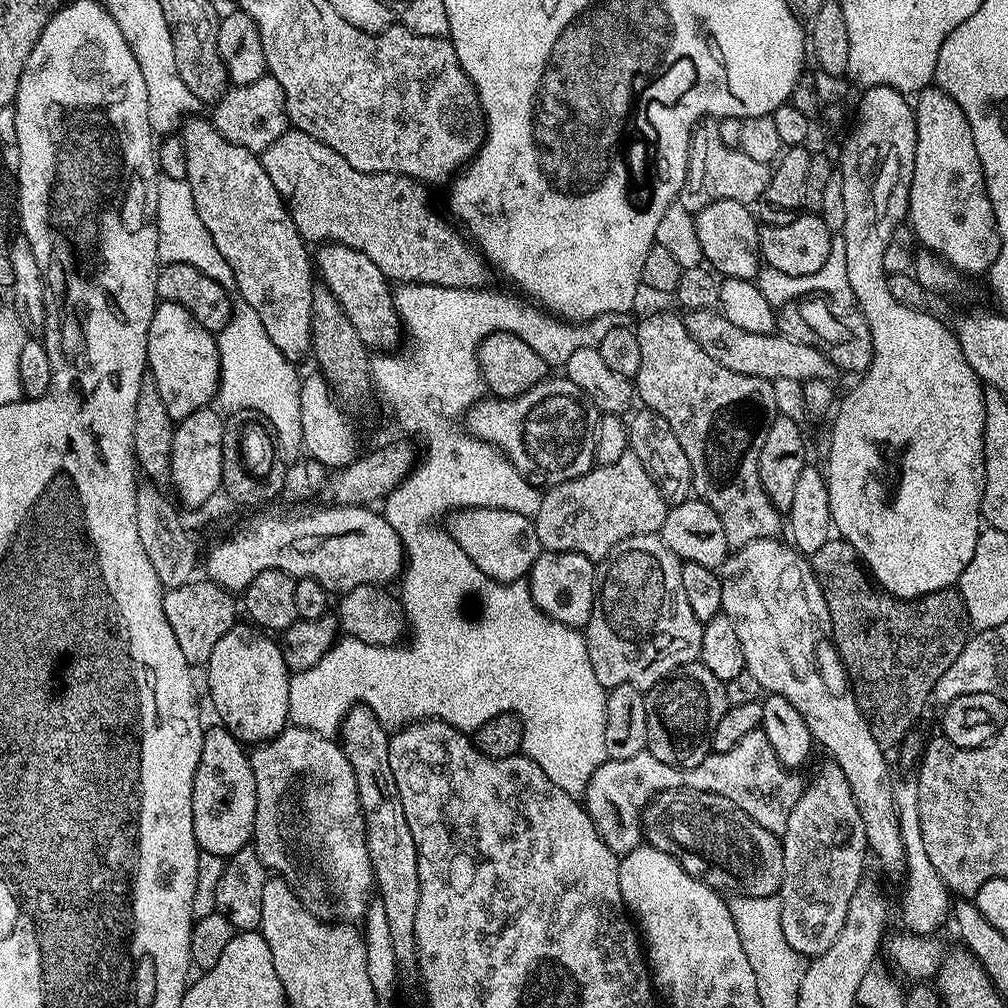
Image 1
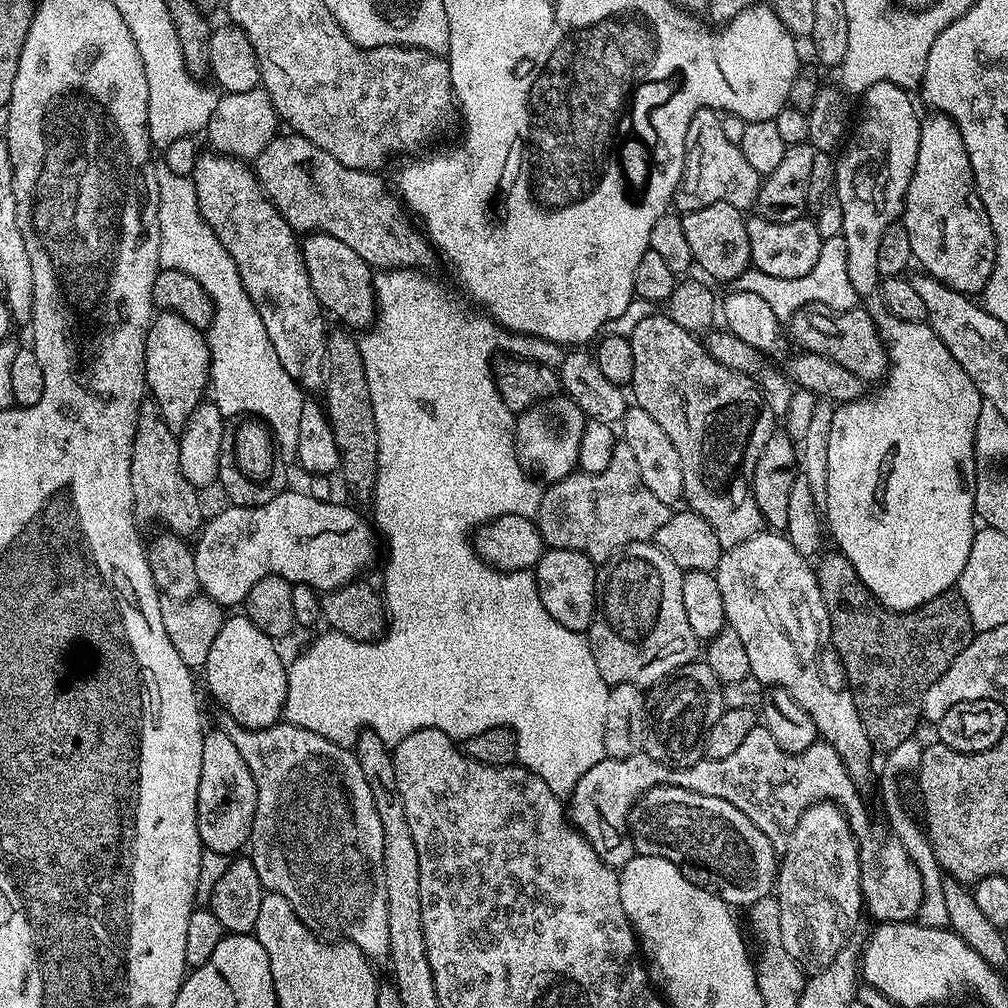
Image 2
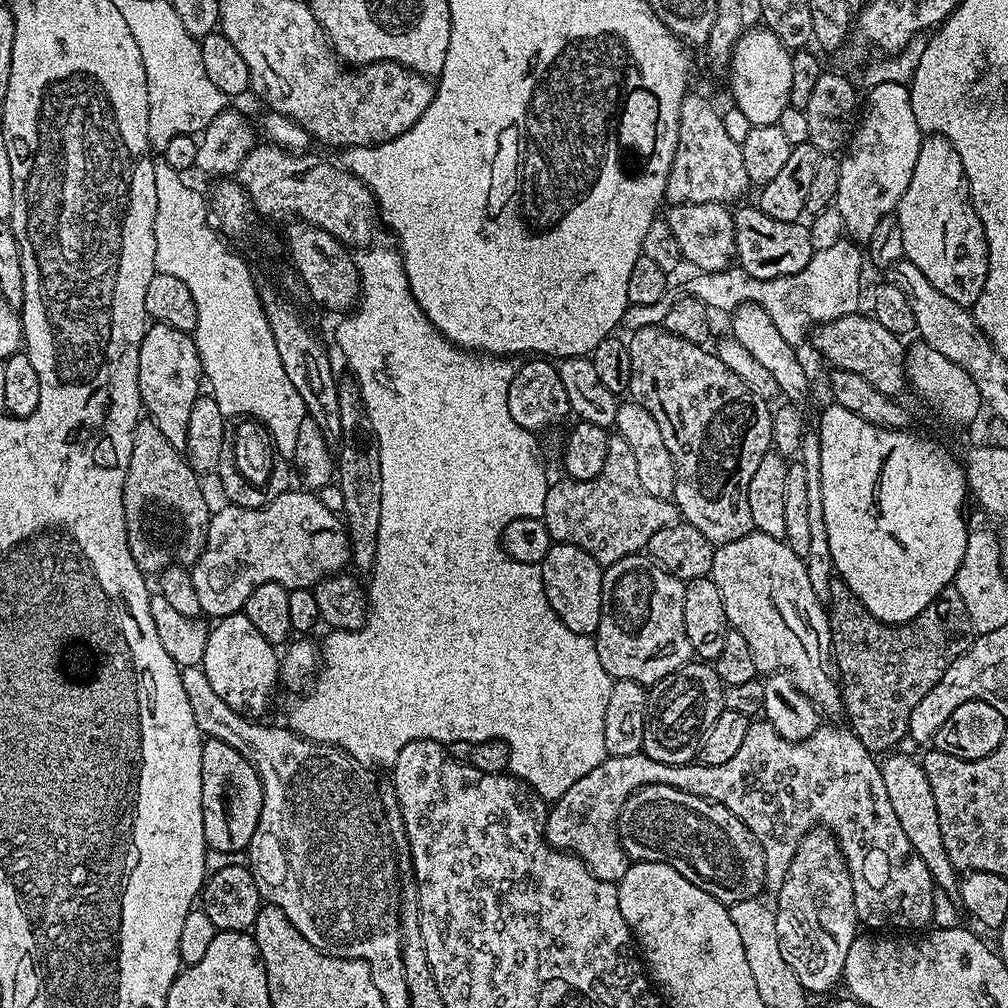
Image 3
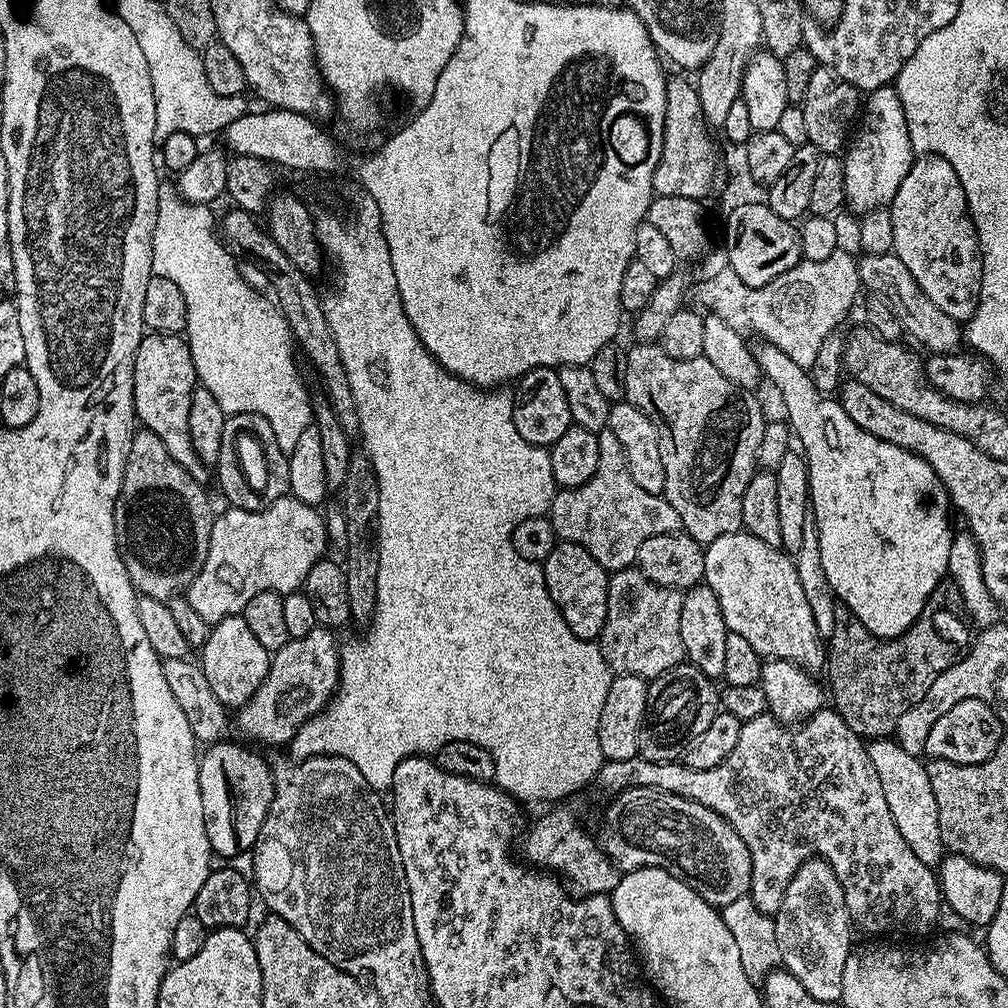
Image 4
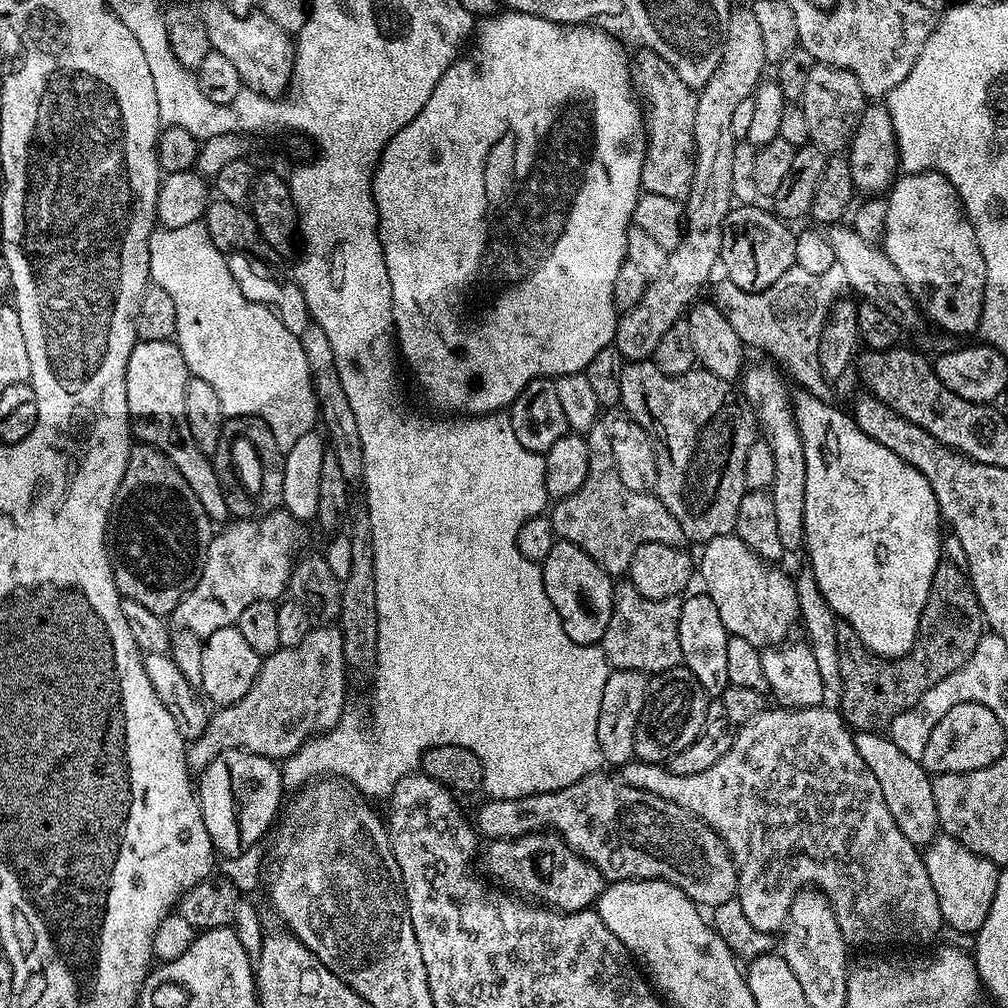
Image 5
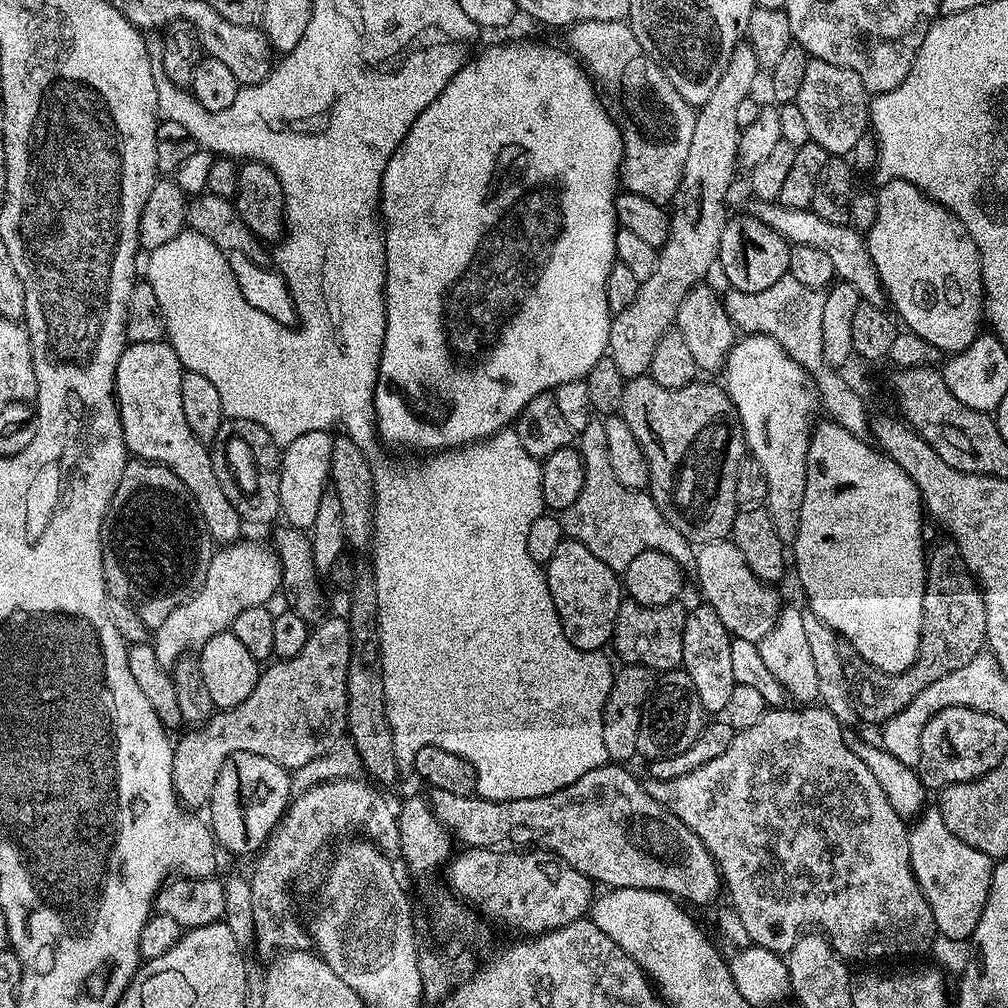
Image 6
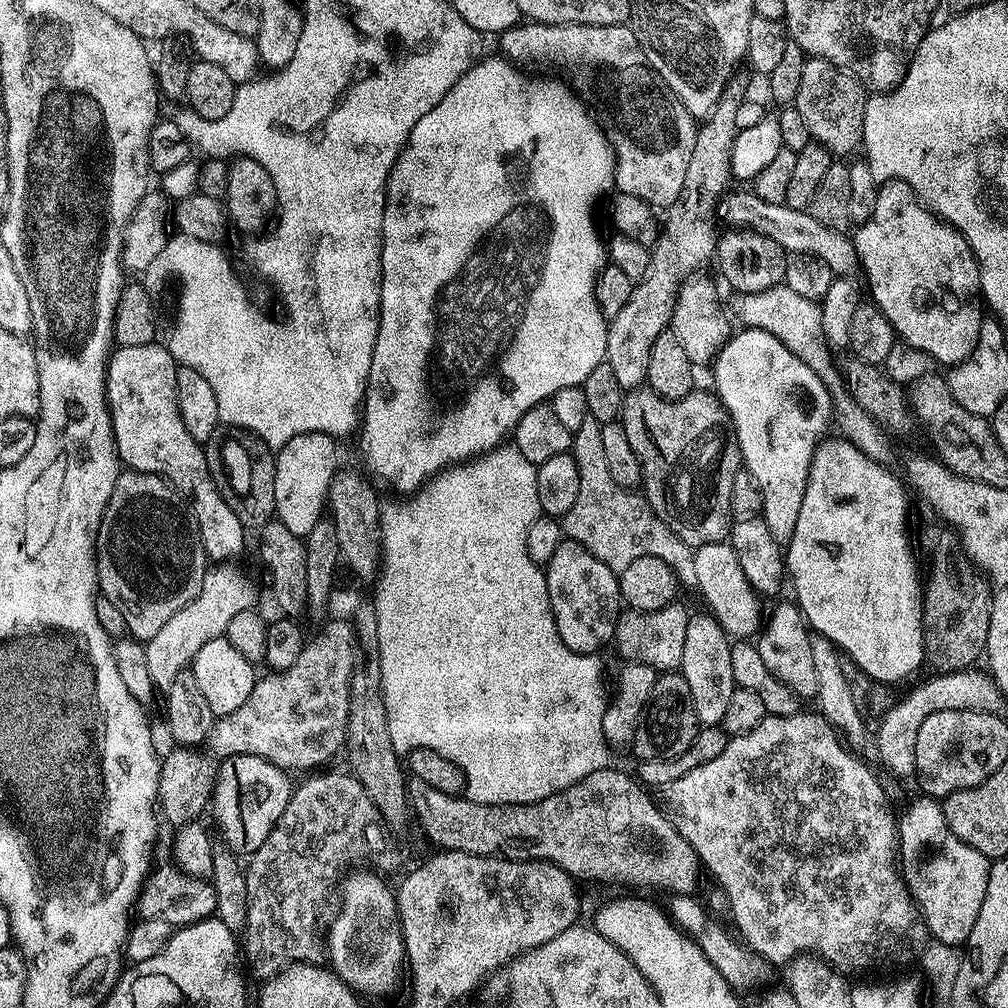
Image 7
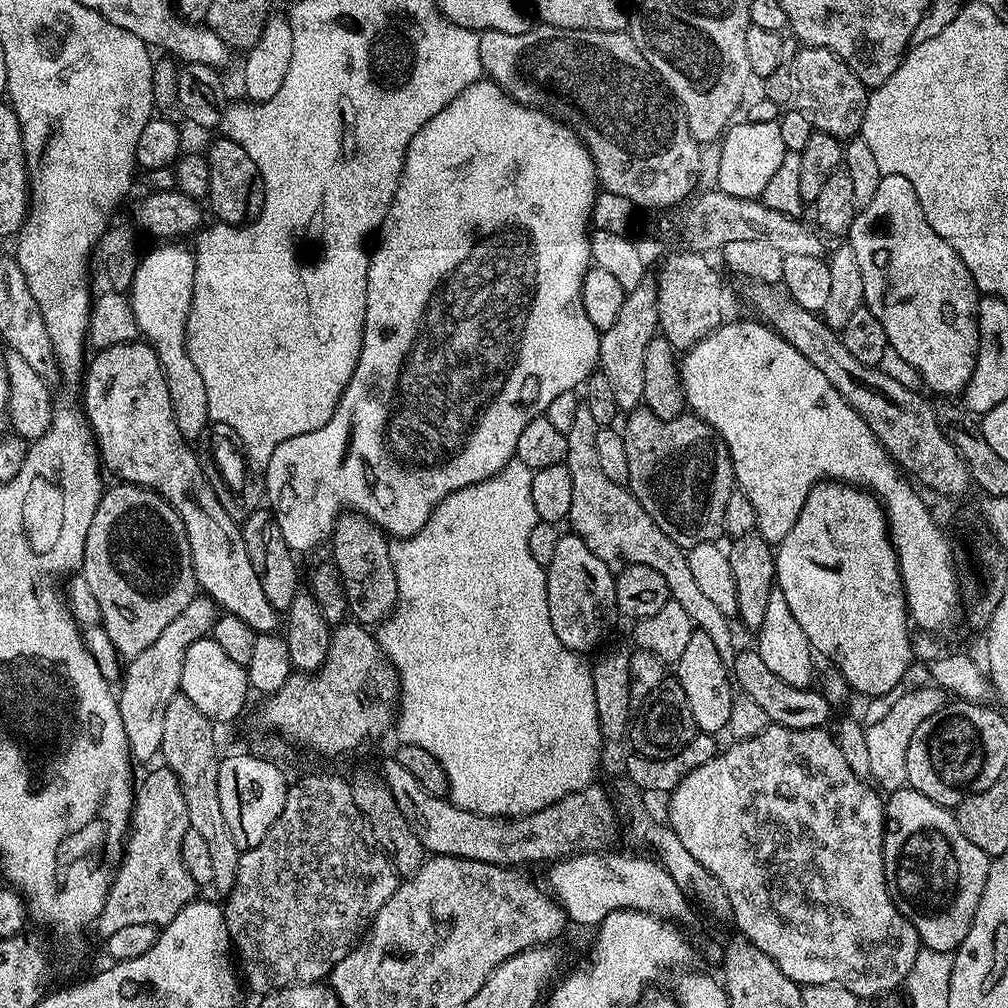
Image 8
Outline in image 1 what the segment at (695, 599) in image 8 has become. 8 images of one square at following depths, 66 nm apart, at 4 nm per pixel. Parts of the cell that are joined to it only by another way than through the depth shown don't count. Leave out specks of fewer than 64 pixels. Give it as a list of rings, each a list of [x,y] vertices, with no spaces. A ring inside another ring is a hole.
[[[629,450],[618,462],[594,466],[570,482],[547,489],[534,523],[543,551],[577,552],[599,562],[626,538],[659,533],[669,507],[646,466]]]

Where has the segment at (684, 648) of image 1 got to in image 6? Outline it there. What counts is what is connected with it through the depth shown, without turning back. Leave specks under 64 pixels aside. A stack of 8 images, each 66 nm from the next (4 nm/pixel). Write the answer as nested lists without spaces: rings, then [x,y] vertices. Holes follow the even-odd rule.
[[[625,599],[618,610],[618,618],[610,641],[611,647],[616,647],[616,652],[621,656],[624,664],[641,664],[644,668],[651,668],[657,673],[679,669],[682,665],[682,630],[684,629],[685,615],[686,608],[683,608],[680,602],[651,608]]]

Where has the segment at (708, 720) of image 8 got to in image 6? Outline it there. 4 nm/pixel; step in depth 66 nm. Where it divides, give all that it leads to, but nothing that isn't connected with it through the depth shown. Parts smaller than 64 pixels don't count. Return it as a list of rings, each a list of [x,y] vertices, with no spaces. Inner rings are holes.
[[[700,602],[696,609],[684,618],[682,630],[682,671],[690,674],[694,690],[698,690],[698,702],[702,702],[705,713],[723,713],[726,702],[737,684],[730,659],[733,637],[722,626],[722,618],[706,602]]]

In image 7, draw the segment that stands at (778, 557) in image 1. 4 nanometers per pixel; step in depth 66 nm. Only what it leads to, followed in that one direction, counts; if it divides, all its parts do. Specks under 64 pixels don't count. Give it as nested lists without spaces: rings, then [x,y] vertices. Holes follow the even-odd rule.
[[[731,543],[707,544],[695,549],[694,567],[698,574],[696,588],[708,603],[707,611],[715,617],[729,637],[755,637],[762,624],[762,616],[760,620],[762,602],[746,582],[746,576],[742,574],[742,566],[738,566],[738,554],[734,554]]]

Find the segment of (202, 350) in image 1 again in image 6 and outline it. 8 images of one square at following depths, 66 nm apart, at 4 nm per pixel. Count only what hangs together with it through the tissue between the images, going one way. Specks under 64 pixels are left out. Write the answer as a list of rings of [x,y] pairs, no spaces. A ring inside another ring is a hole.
[[[167,339],[138,342],[125,347],[116,367],[116,404],[120,408],[124,444],[135,459],[161,464],[178,474],[182,486],[186,486],[198,506],[209,537],[226,545],[241,539],[242,521],[238,510],[230,506],[222,486],[218,486],[208,453],[209,445],[199,440],[190,430],[190,422],[186,422],[186,414],[182,411],[182,378],[185,371]]]

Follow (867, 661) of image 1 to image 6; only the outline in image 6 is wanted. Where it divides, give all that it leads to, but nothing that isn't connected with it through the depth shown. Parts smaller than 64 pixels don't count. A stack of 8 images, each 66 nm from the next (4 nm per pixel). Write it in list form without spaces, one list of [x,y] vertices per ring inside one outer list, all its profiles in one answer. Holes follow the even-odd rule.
[[[948,538],[945,544],[940,544],[936,549],[929,551],[926,556],[930,567],[927,569],[924,578],[924,609],[922,610],[922,630],[920,631],[920,645],[916,660],[909,668],[898,674],[886,674],[877,668],[860,666],[860,669],[851,673],[852,701],[855,704],[856,715],[861,721],[868,724],[883,726],[890,718],[906,707],[911,700],[926,686],[938,684],[946,674],[954,674],[966,662],[974,662],[978,653],[985,651],[988,635],[986,634],[986,606],[984,605],[984,593],[976,582],[976,577],[968,571],[966,562],[960,553],[960,547],[956,541]]]

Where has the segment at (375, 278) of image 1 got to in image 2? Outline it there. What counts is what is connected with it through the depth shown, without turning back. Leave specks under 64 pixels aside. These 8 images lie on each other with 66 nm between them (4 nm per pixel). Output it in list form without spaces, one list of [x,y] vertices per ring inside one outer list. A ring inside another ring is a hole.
[[[309,232],[300,244],[300,253],[306,266],[306,274],[310,278],[310,286],[318,298],[321,309],[329,317],[337,316],[343,327],[348,330],[360,328],[367,330],[376,322],[376,291],[372,285],[374,269],[346,242],[338,242],[338,238],[330,238],[330,234]]]

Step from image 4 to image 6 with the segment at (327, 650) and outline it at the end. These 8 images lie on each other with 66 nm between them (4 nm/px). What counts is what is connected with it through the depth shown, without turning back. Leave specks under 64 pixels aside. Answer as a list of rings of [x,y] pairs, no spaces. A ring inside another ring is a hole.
[[[343,615],[331,616],[321,620],[309,631],[306,646],[302,646],[302,650],[298,650],[294,658],[269,663],[261,671],[254,690],[250,690],[248,697],[238,702],[238,706],[217,711],[209,717],[206,724],[195,730],[188,730],[190,732],[180,741],[175,741],[172,750],[172,786],[176,789],[181,805],[207,805],[212,798],[218,770],[222,770],[222,762],[226,762],[226,758],[235,752],[258,754],[291,770],[301,768],[337,747],[339,740],[336,739],[345,735],[348,726],[346,674],[350,666],[352,643],[347,619]]]

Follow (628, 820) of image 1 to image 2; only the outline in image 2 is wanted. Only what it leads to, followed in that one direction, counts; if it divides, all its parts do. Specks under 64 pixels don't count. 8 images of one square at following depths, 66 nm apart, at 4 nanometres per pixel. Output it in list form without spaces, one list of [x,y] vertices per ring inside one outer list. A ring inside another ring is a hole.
[[[758,726],[750,730],[749,736],[740,743],[738,750],[734,750],[734,754],[713,760],[701,758],[699,762],[688,768],[671,768],[669,764],[660,764],[643,750],[630,754],[627,758],[617,760],[605,758],[598,761],[594,766],[590,766],[590,770],[586,770],[586,774],[582,774],[578,786],[574,786],[570,797],[570,820],[576,831],[581,832],[588,839],[590,846],[594,846],[598,858],[602,858],[606,866],[619,870],[626,866],[626,862],[630,862],[634,849],[632,838],[628,835],[628,815],[641,796],[645,796],[650,789],[658,788],[661,784],[722,798],[730,802],[730,806],[738,806],[738,810],[742,810],[742,814],[746,814],[746,818],[750,818],[750,822],[754,822],[754,826],[758,826],[758,830],[762,830],[762,834],[766,834],[766,838],[770,838],[770,842],[778,850],[787,845],[794,826],[798,826],[798,818],[802,818],[802,814],[811,804],[817,802],[836,804],[844,811],[853,834],[860,841],[860,894],[867,915],[869,912],[874,918],[873,921],[885,924],[912,922],[919,917],[923,900],[922,876],[915,868],[914,862],[907,856],[902,842],[884,828],[882,830],[878,825],[872,824],[872,816],[868,813],[859,790],[856,789],[859,788],[857,781],[853,780],[832,744],[817,742],[801,752],[783,752],[778,742],[770,738],[770,730]]]

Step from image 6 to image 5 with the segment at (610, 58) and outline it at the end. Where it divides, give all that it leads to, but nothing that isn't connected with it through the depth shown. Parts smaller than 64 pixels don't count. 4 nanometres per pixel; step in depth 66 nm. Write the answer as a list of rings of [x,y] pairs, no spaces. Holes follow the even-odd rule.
[[[647,50],[634,56],[634,84],[646,105],[646,147],[640,179],[643,191],[683,197],[692,186],[692,131],[697,93],[662,57]]]

